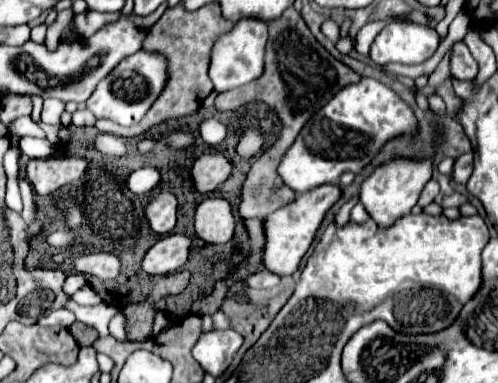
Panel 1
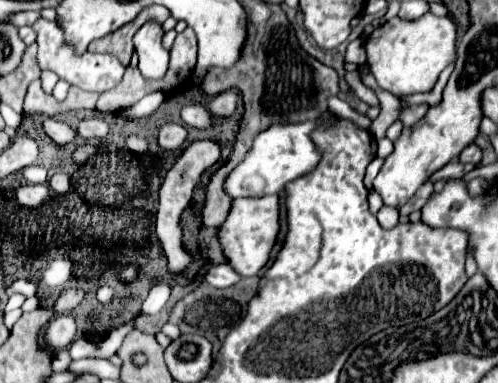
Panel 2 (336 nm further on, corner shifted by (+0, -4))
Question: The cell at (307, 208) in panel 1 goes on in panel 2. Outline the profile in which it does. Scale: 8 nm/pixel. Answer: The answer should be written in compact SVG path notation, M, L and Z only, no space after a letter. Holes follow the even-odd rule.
M262 196L262 198L238 198L232 204L232 210L226 222L220 226L220 244L228 258L228 264L240 276L256 276L266 262L278 242L280 234L280 196Z

